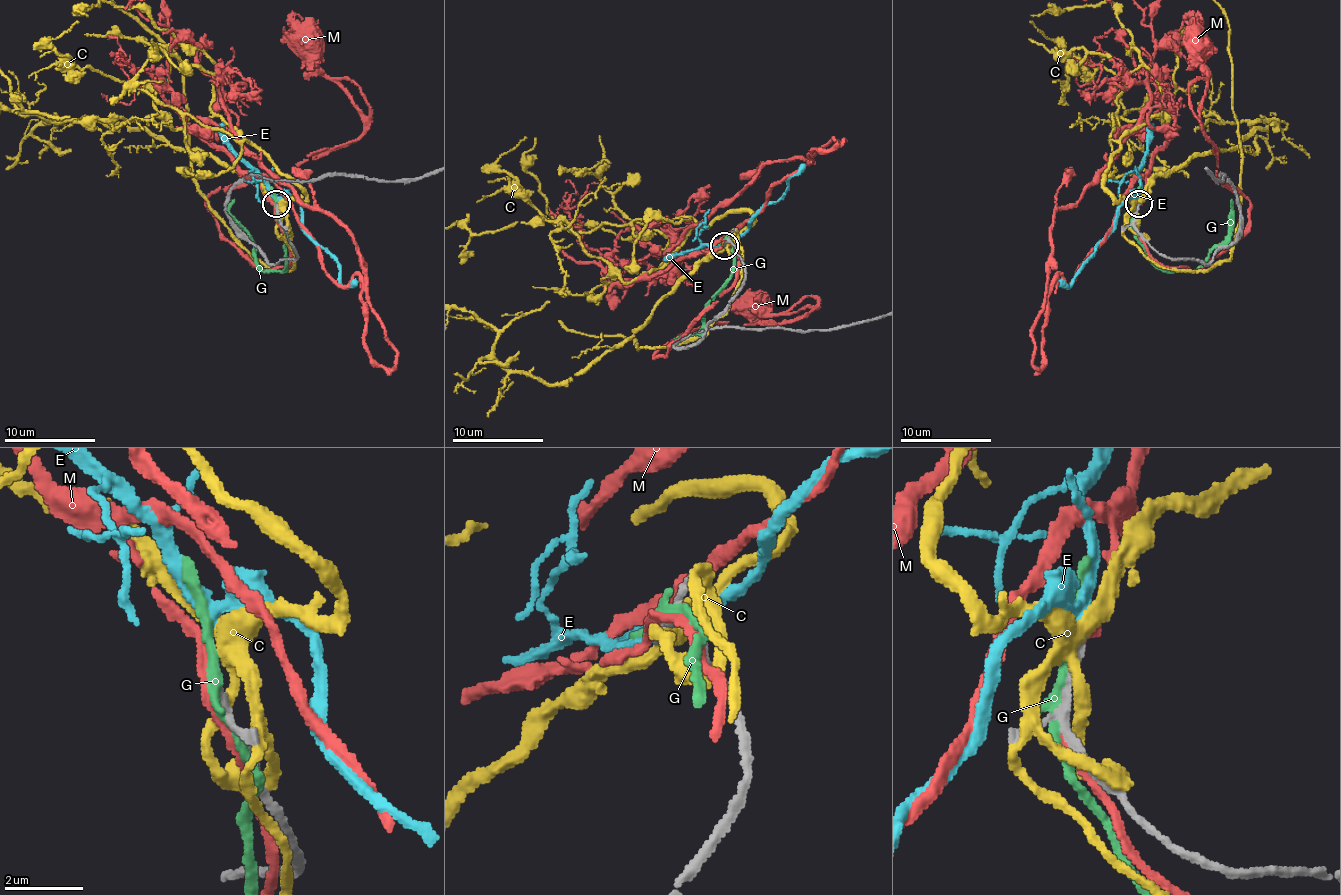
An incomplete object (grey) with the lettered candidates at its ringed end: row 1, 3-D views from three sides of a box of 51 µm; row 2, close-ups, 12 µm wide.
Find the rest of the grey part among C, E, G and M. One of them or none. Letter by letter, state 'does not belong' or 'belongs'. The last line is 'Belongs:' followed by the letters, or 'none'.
C: does not belong
E: belongs
G: does not belong
M: does not belong
Belongs: E

